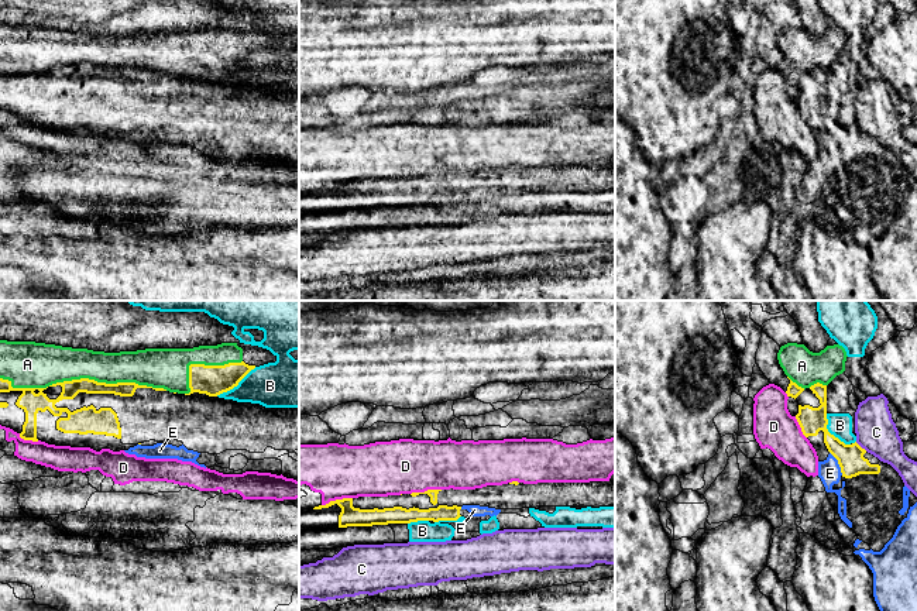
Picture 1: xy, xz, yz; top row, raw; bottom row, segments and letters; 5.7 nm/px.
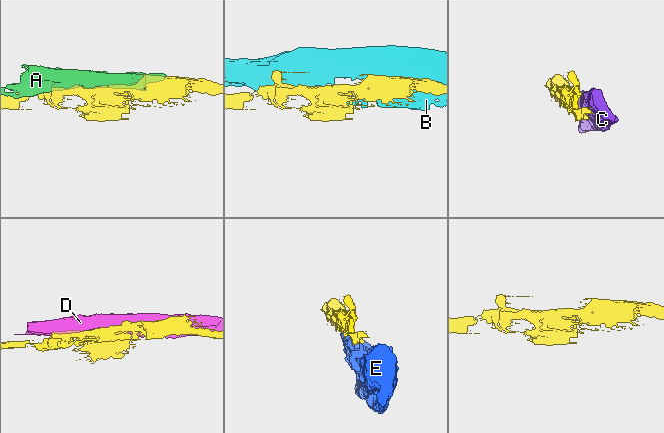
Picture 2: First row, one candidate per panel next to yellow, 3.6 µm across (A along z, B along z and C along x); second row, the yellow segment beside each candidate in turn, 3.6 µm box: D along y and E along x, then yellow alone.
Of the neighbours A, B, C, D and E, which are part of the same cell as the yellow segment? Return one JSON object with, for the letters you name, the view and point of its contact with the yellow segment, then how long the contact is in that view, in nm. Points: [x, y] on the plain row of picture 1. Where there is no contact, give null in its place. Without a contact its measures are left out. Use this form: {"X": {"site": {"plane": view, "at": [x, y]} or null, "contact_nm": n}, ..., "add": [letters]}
{"A": {"site": {"plane": "xy", "at": [83, 62]}, "contact_nm": 950}, "add": ["A"]}

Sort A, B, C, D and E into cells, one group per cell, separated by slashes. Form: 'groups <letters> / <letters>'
groups A / B / C / D / E

